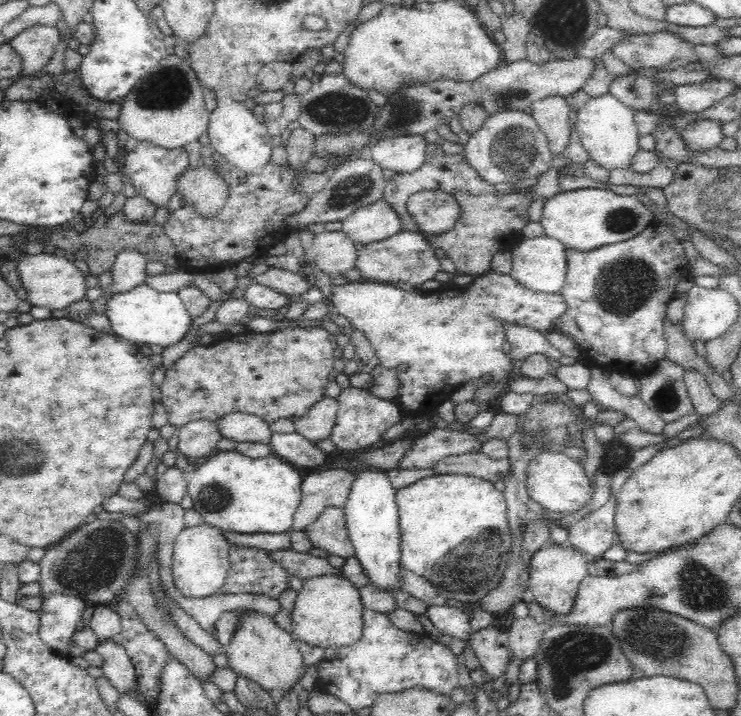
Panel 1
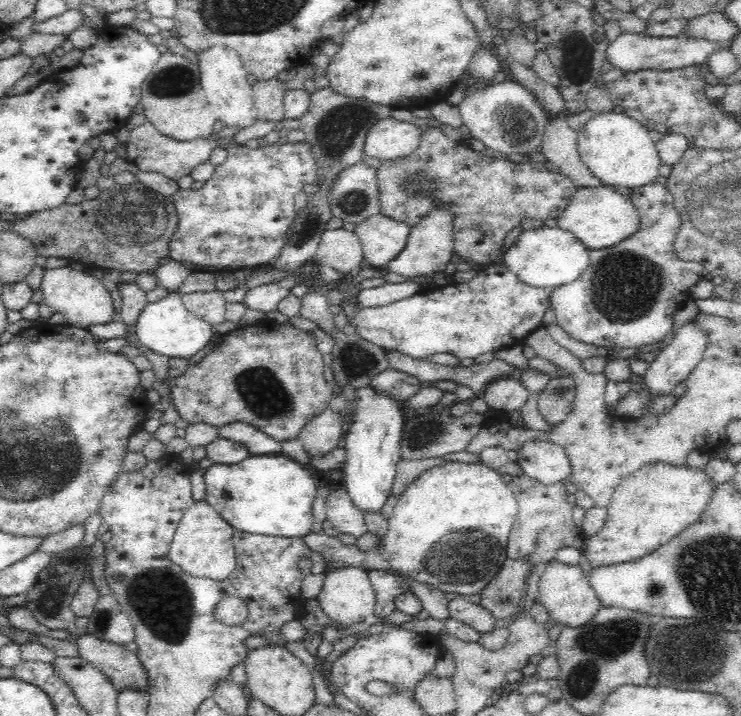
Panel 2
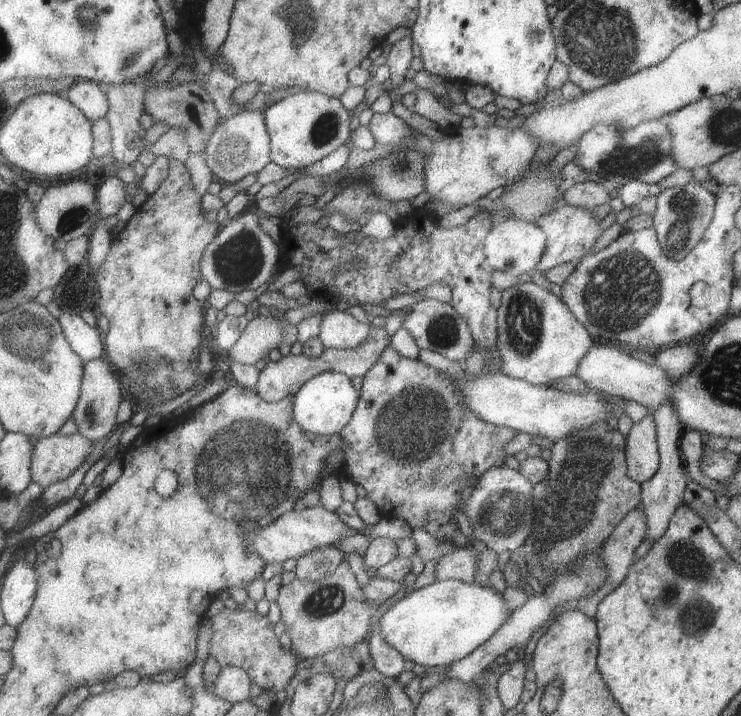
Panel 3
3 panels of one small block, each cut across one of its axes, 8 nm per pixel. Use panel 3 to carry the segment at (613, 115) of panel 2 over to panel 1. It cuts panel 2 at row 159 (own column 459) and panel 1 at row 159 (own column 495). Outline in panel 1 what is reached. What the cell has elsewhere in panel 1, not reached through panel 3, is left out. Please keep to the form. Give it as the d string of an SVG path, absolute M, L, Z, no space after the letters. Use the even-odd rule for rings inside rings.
M610 91L600 96L589 97L577 109L576 131L592 160L601 166L611 168L627 168L631 163L631 156L638 148L635 113L624 103L620 102Z

